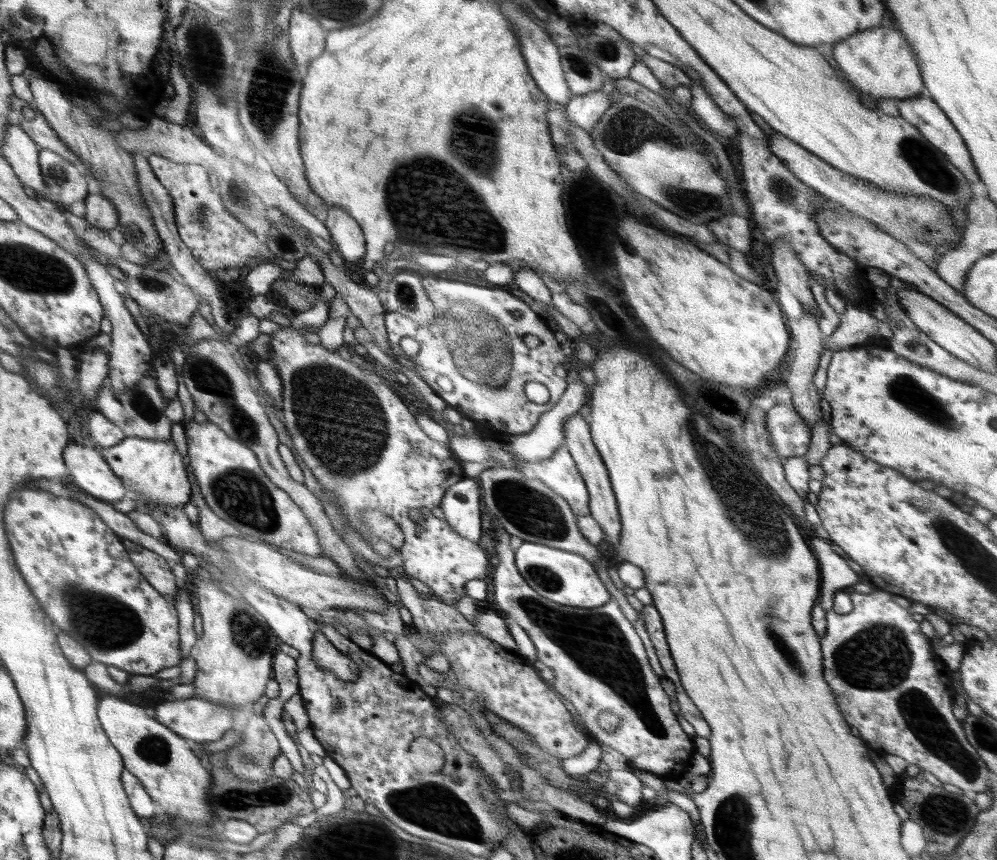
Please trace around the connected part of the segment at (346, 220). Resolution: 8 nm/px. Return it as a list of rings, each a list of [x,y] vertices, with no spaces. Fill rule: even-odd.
[[[330,206],[325,227],[343,260],[358,262],[365,255],[365,236],[359,224],[339,206]]]

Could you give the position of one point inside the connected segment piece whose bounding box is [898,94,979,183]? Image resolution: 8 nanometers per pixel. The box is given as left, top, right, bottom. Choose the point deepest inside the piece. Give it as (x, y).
(922, 112)

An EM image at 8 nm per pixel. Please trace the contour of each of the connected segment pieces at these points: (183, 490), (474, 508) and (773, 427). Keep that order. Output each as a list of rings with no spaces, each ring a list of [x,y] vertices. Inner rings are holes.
[[[136,436],[124,437],[116,446],[98,448],[112,470],[123,480],[140,511],[145,506],[183,506],[191,500],[190,482],[182,455],[171,440],[150,440]]]
[[[465,477],[448,488],[439,506],[450,528],[476,543],[481,533],[480,487],[476,478]]]
[[[777,405],[765,413],[766,430],[778,456],[805,456],[811,441],[809,426],[796,413],[794,406]]]

